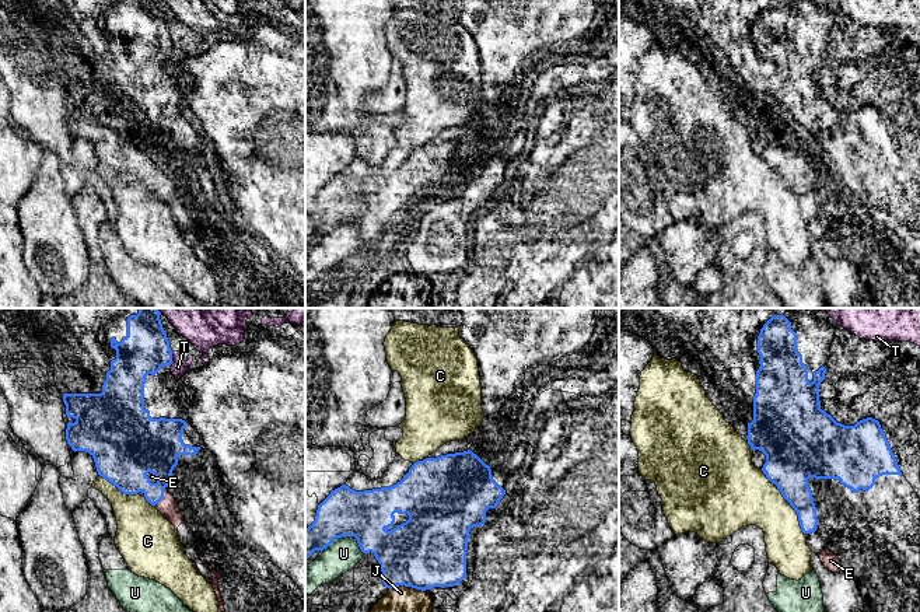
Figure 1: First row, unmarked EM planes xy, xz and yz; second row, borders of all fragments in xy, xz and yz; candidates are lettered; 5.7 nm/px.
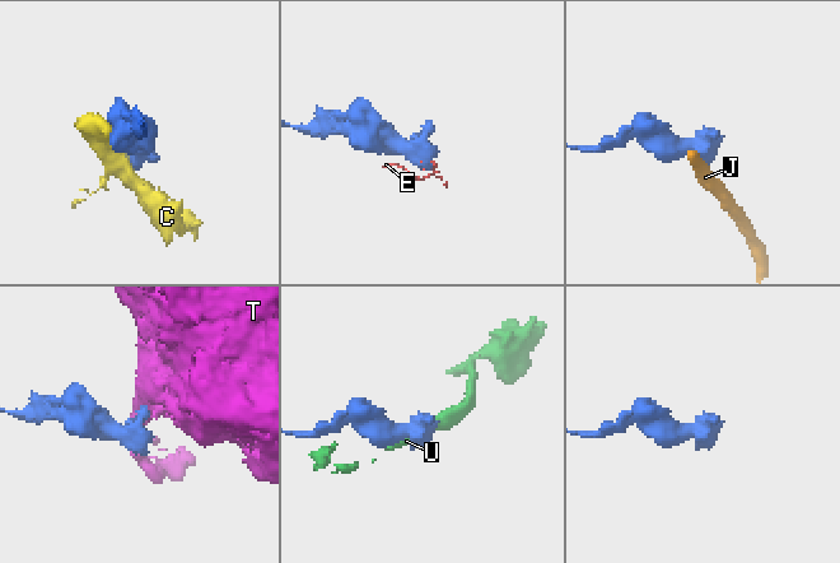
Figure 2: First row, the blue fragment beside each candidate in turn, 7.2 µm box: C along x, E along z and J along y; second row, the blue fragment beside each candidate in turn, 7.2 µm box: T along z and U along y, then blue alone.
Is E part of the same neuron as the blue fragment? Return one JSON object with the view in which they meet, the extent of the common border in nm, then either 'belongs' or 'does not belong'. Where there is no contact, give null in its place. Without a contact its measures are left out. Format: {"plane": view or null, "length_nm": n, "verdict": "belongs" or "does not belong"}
{"plane": "xy", "length_nm": 120, "verdict": "belongs"}

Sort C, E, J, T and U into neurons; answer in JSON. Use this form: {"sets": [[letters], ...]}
{"sets": [["C"], ["E"], ["J"], ["T"], ["U"]]}

